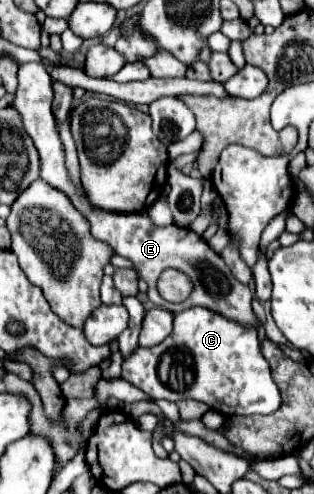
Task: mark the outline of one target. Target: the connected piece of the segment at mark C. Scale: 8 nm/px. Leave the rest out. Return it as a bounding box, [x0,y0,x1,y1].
[123,308,281,416]

